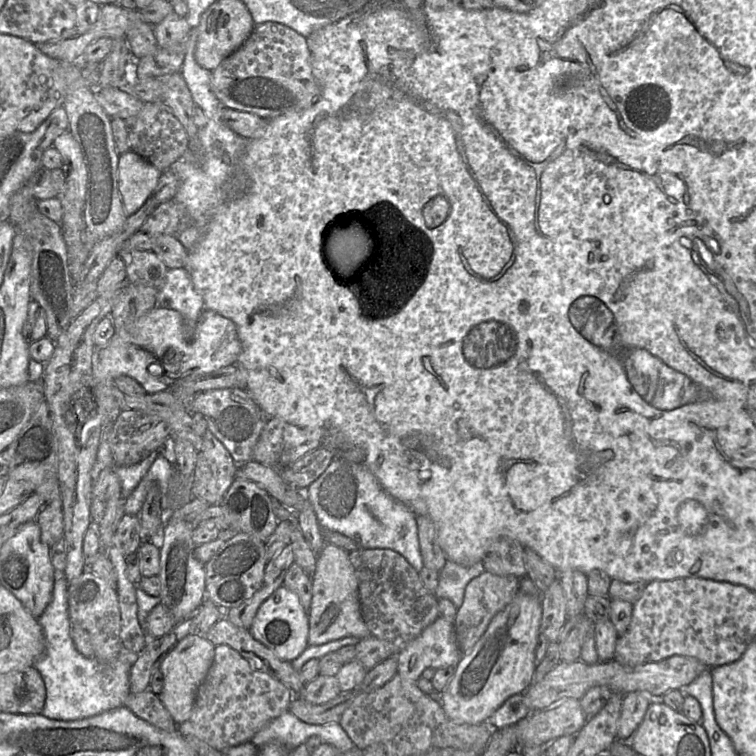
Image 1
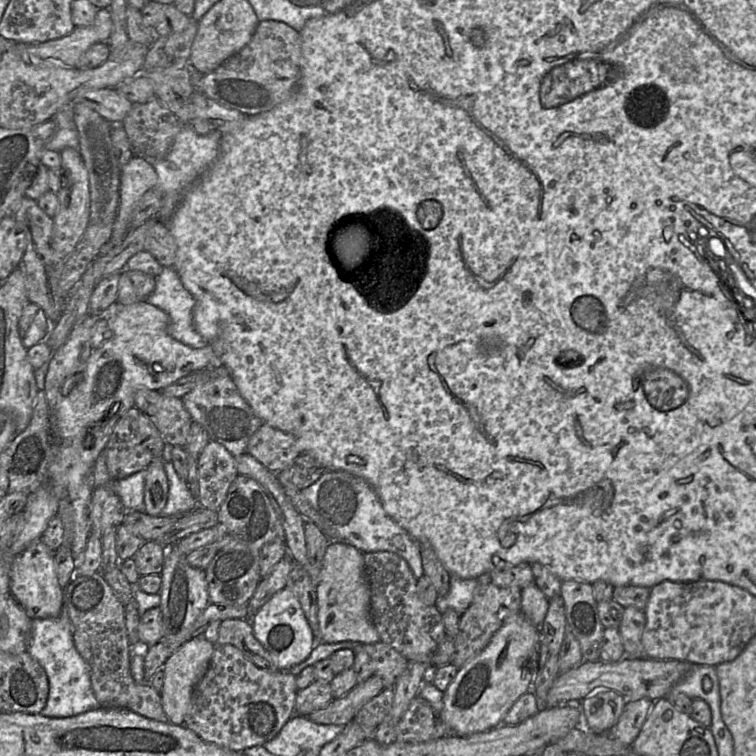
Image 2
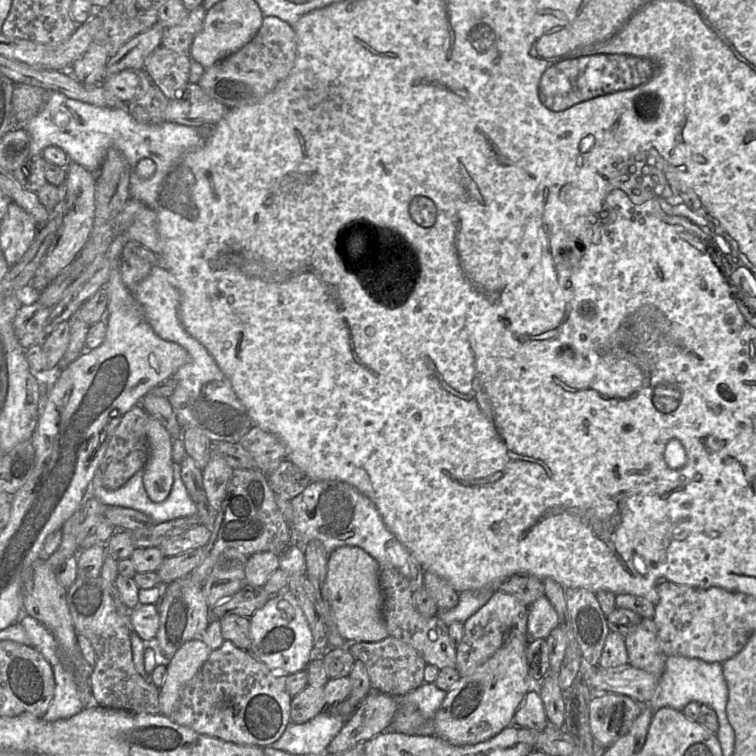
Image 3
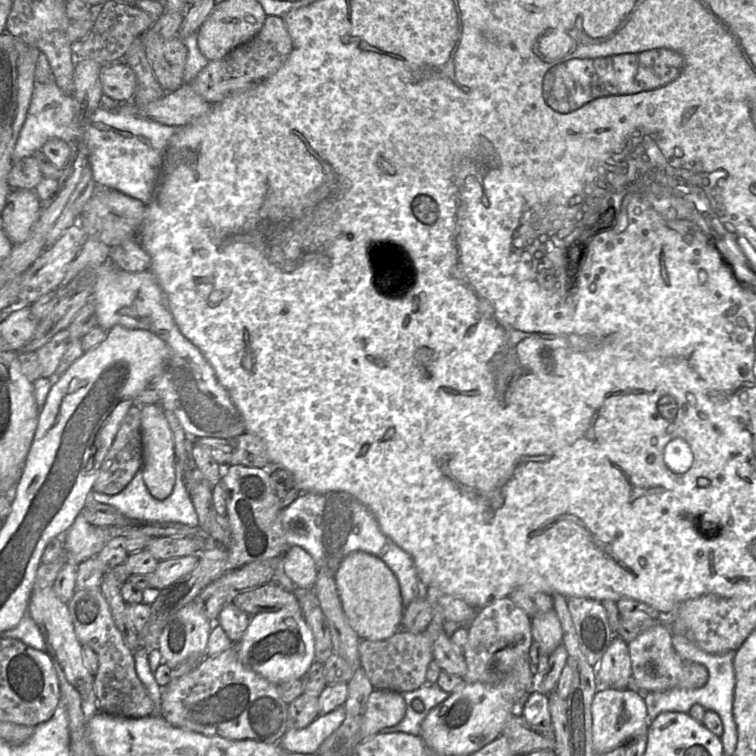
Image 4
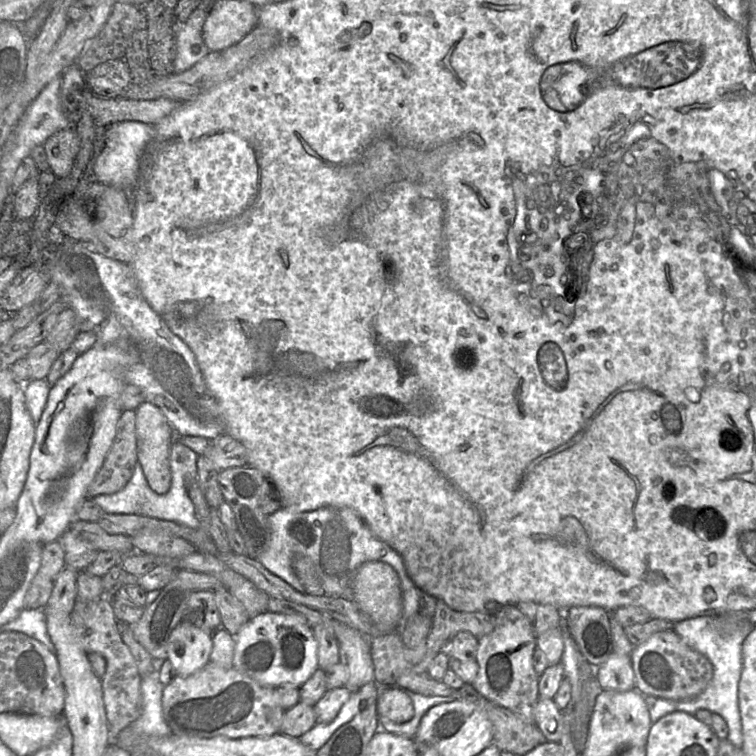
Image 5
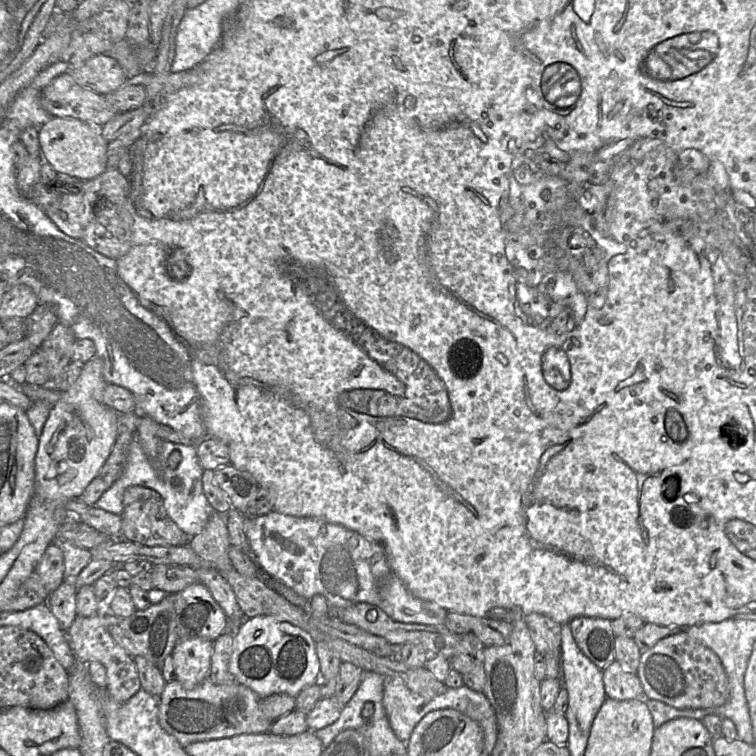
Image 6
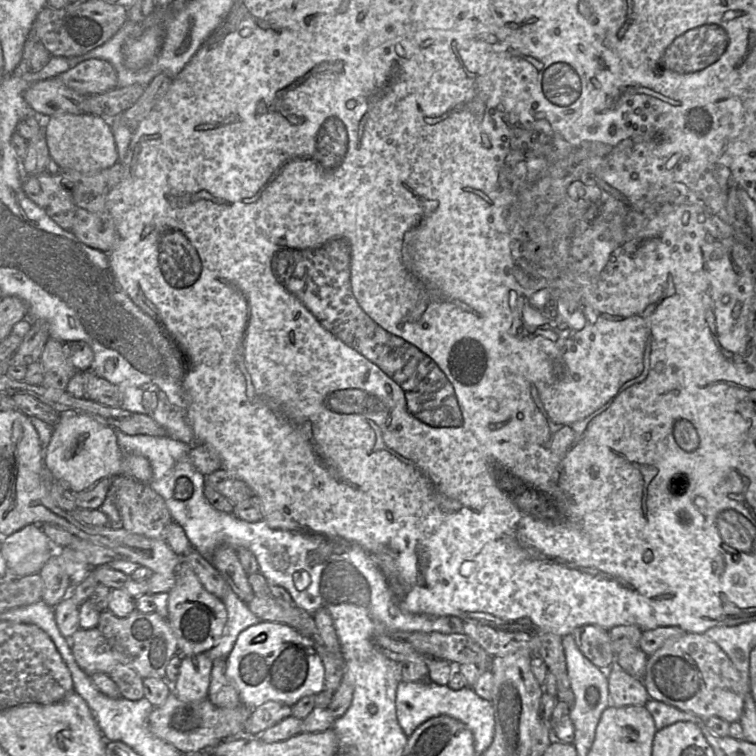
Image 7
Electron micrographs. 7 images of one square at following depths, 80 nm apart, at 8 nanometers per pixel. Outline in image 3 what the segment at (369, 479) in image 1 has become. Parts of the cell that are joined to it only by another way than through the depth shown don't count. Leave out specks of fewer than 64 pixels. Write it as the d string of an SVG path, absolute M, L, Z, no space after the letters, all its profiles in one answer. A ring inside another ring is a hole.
M336 480L316 481L291 502L291 545L304 548L311 540L318 540L328 555L342 546L356 546L375 558L379 565L398 569L409 581L413 593L424 586L424 570L421 564L385 526L375 504L355 487Z

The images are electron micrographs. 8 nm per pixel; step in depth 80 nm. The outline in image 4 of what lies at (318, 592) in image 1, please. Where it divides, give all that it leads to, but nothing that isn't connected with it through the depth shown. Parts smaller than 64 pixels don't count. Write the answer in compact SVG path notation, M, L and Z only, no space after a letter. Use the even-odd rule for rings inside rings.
M352 552L341 562L334 580L348 622L360 639L385 640L402 628L404 607L399 580L380 558Z

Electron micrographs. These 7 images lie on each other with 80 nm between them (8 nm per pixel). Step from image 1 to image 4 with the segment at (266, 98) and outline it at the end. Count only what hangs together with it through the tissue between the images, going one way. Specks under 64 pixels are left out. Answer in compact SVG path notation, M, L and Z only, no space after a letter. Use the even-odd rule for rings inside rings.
M267 16L254 38L223 58L210 61L189 84L208 103L218 103L274 76L287 62L292 50L292 38L284 19L280 16Z

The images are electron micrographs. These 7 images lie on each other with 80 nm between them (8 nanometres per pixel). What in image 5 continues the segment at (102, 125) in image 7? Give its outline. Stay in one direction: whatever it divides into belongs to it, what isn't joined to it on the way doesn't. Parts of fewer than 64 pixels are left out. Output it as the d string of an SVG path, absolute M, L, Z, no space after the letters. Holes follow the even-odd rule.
M73 126L58 131L43 144L50 170L57 178L71 173L75 157L79 151L79 138Z

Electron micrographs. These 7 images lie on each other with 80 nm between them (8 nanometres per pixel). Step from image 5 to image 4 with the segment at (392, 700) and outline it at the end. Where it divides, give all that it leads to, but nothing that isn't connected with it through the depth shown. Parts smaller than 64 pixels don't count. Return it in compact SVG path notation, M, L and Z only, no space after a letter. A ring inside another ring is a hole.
M374 690L367 701L360 732L362 741L381 732L384 728L397 725L406 714L406 702L403 695L390 690Z

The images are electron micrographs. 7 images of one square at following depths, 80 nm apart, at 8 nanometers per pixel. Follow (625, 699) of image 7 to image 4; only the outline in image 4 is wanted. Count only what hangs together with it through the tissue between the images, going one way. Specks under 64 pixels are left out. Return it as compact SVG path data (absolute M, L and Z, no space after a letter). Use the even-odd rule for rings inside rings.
M614 636L607 651L596 668L600 686L626 689L632 677L628 646L619 636Z

